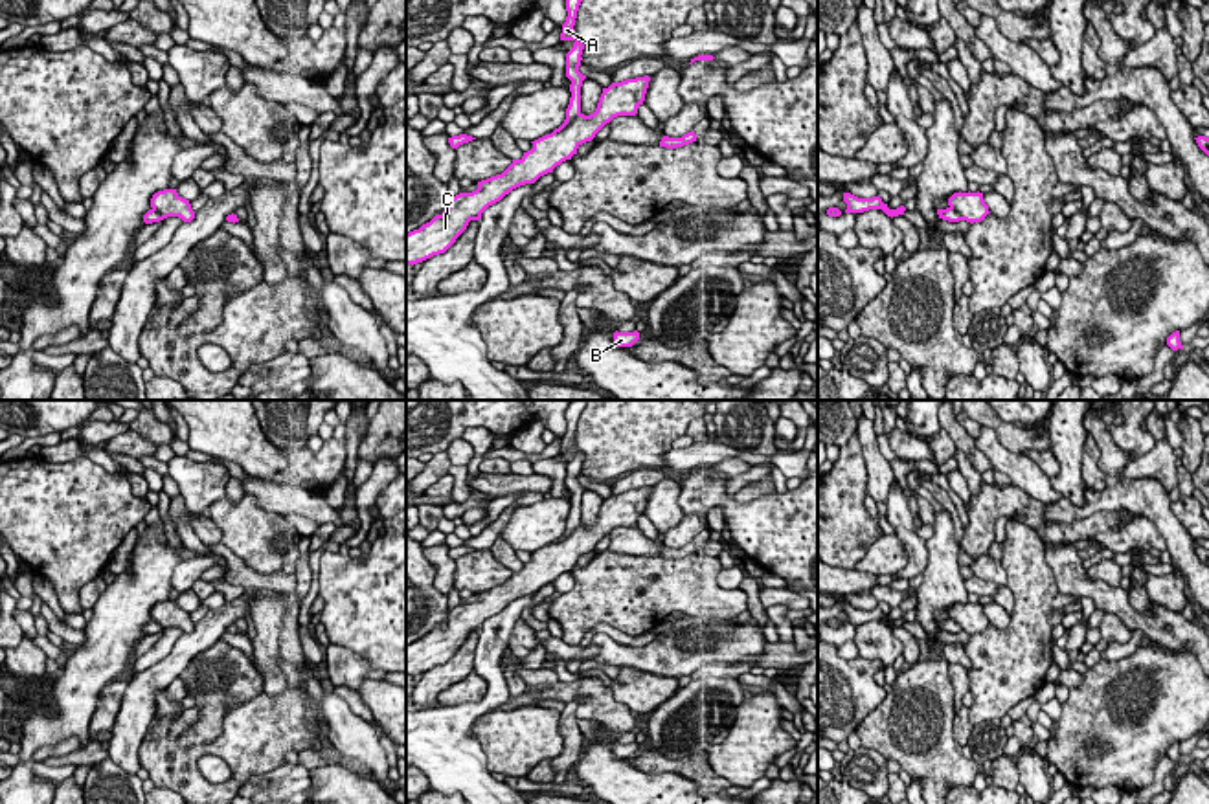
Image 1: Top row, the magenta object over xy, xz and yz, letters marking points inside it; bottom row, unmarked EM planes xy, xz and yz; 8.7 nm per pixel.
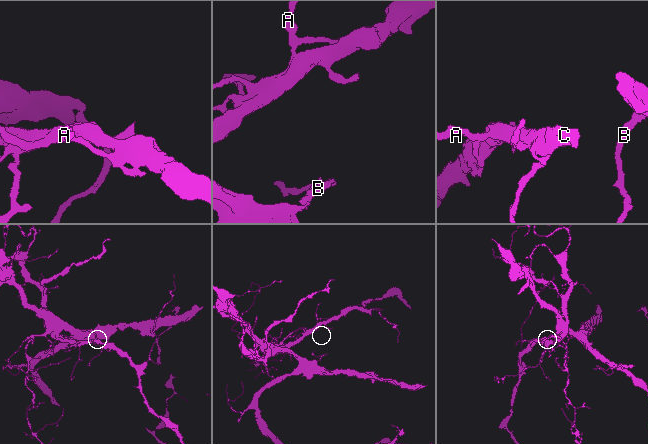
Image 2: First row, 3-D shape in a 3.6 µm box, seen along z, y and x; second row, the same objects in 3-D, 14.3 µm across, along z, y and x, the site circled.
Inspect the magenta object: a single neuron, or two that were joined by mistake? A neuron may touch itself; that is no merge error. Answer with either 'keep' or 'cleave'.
cleave

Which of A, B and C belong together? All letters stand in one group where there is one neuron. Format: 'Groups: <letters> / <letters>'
Groups: A B / C

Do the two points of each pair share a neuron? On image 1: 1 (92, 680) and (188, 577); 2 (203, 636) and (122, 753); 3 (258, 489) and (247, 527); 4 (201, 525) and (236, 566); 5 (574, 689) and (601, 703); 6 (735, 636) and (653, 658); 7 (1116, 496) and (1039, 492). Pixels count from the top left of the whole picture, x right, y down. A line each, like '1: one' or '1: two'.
1: two
2: one
3: two
4: two
5: one
6: one
7: two

